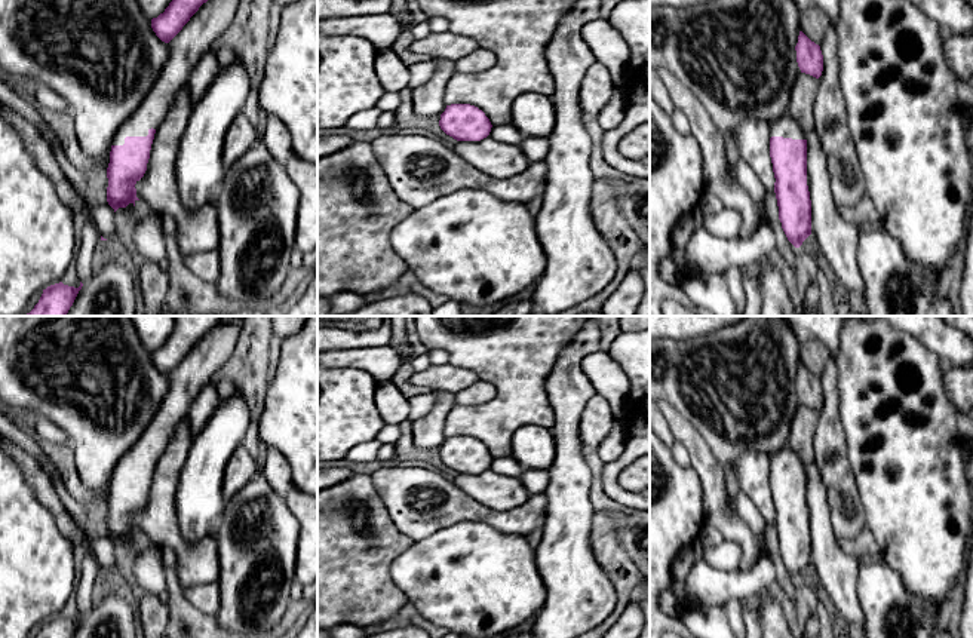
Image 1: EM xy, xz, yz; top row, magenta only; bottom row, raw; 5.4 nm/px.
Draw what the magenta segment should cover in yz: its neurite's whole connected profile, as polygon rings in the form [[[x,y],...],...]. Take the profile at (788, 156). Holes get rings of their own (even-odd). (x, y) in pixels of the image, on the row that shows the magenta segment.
[[[785,114],[771,125],[770,157],[779,220],[788,240],[799,248],[811,234],[811,200],[807,185],[807,134]]]

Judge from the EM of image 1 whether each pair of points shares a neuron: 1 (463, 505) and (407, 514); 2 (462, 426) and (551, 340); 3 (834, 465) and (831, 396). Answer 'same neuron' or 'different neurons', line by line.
1: same neuron
2: same neuron
3: same neuron

